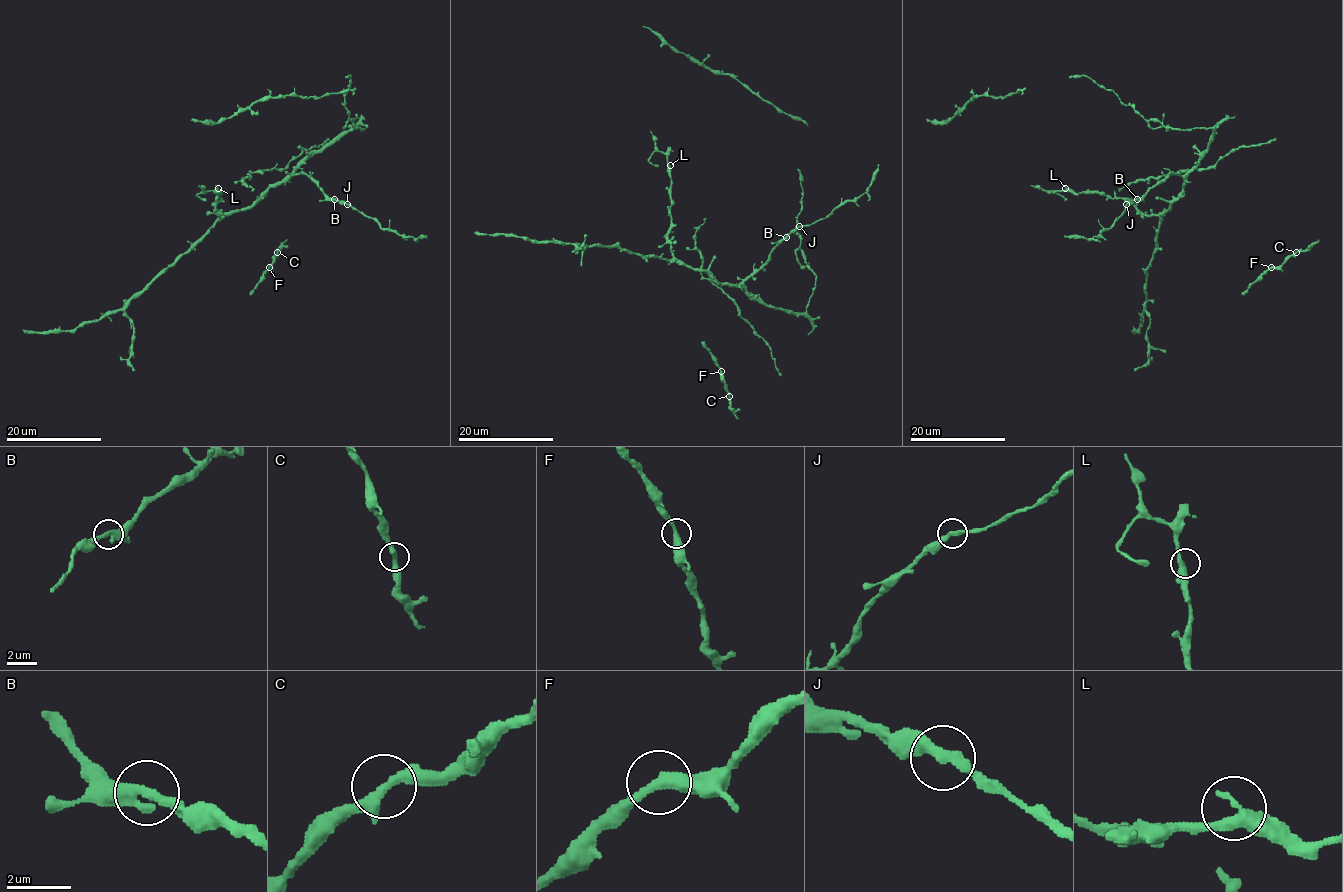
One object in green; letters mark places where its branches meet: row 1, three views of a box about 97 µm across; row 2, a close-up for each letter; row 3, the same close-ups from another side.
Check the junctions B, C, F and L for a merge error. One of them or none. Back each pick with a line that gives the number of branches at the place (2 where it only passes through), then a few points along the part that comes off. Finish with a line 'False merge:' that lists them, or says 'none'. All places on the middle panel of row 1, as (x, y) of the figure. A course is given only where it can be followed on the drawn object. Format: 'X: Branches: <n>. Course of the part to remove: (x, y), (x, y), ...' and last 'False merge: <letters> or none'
False merge: none

